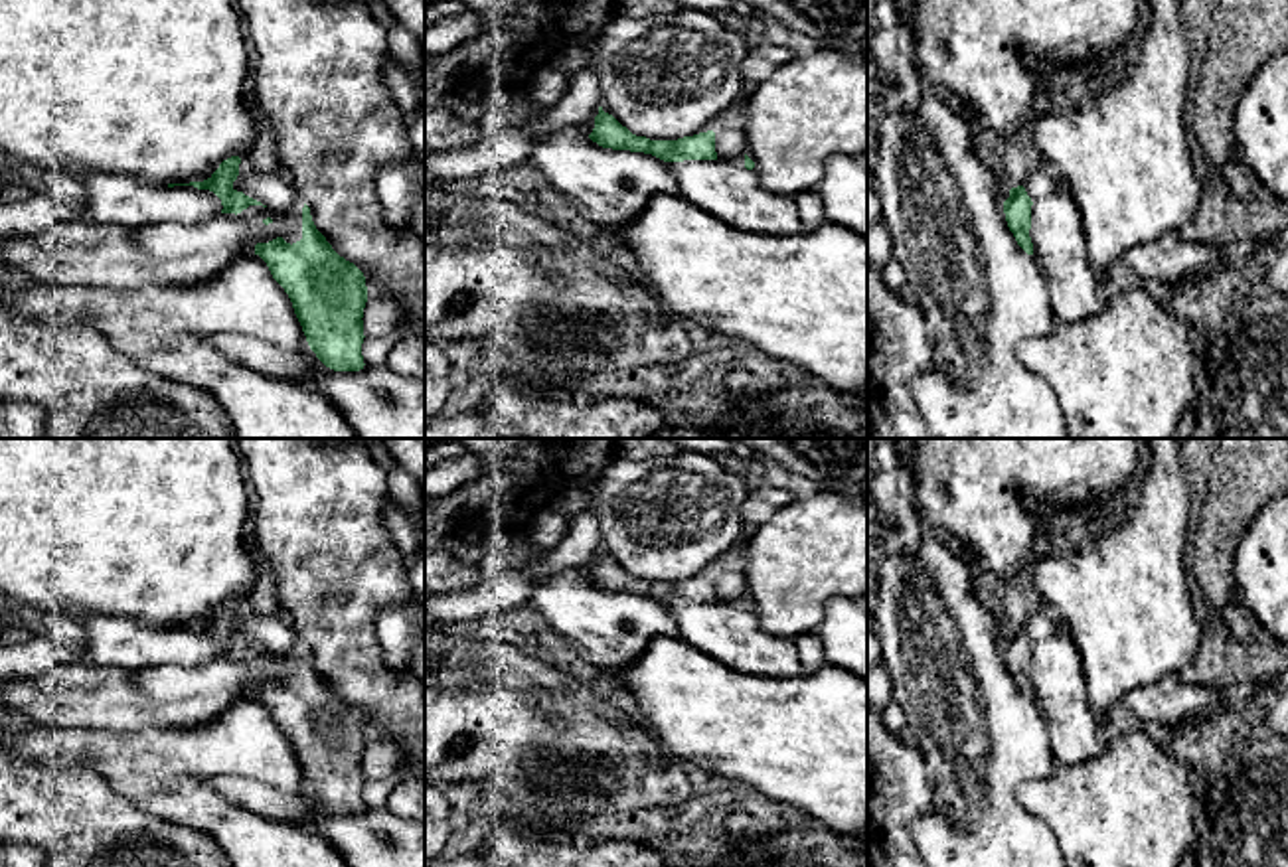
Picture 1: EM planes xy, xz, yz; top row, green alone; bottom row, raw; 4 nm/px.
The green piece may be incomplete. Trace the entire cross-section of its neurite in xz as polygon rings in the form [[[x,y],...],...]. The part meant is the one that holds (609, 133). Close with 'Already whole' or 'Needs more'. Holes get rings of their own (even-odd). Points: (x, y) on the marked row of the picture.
[[[599,107],[595,128],[589,138],[603,148],[644,152],[664,162],[717,160],[713,130],[678,140],[650,140],[646,136],[632,134],[612,115],[604,113],[603,107]]]. Already whole

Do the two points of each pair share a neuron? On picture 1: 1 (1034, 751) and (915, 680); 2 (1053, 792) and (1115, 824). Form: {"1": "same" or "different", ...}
{"1": "same", "2": "same"}

